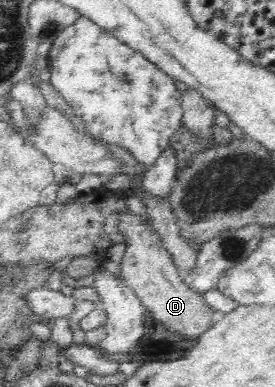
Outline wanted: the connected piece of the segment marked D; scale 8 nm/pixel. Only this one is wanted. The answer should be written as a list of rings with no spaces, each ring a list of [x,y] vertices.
[[[128,213],[118,223],[120,233],[125,237],[127,250],[120,262],[120,278],[140,298],[146,311],[151,311],[168,331],[182,335],[188,341],[197,341],[208,331],[219,317],[218,311],[210,306],[202,292],[184,283],[182,273],[174,263],[172,255],[163,247],[162,238],[150,227],[150,218]]]

